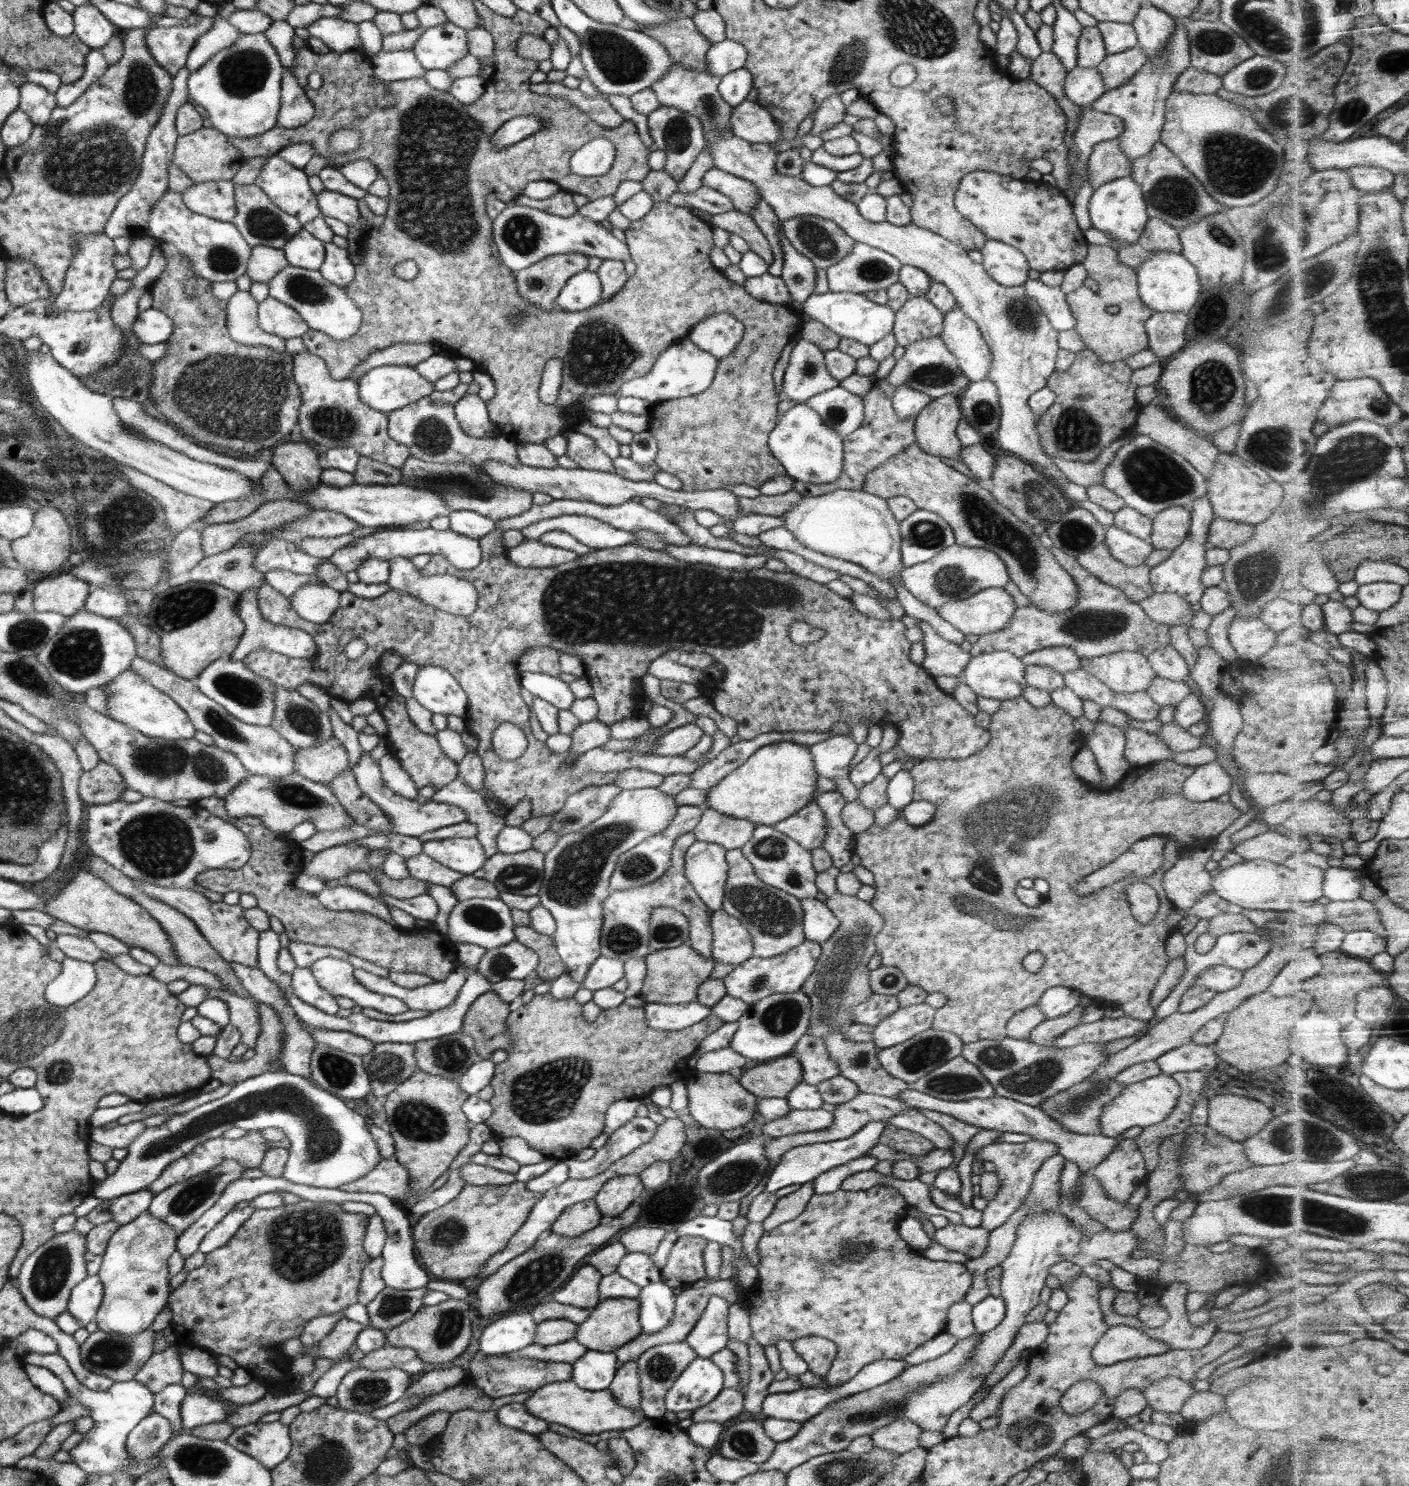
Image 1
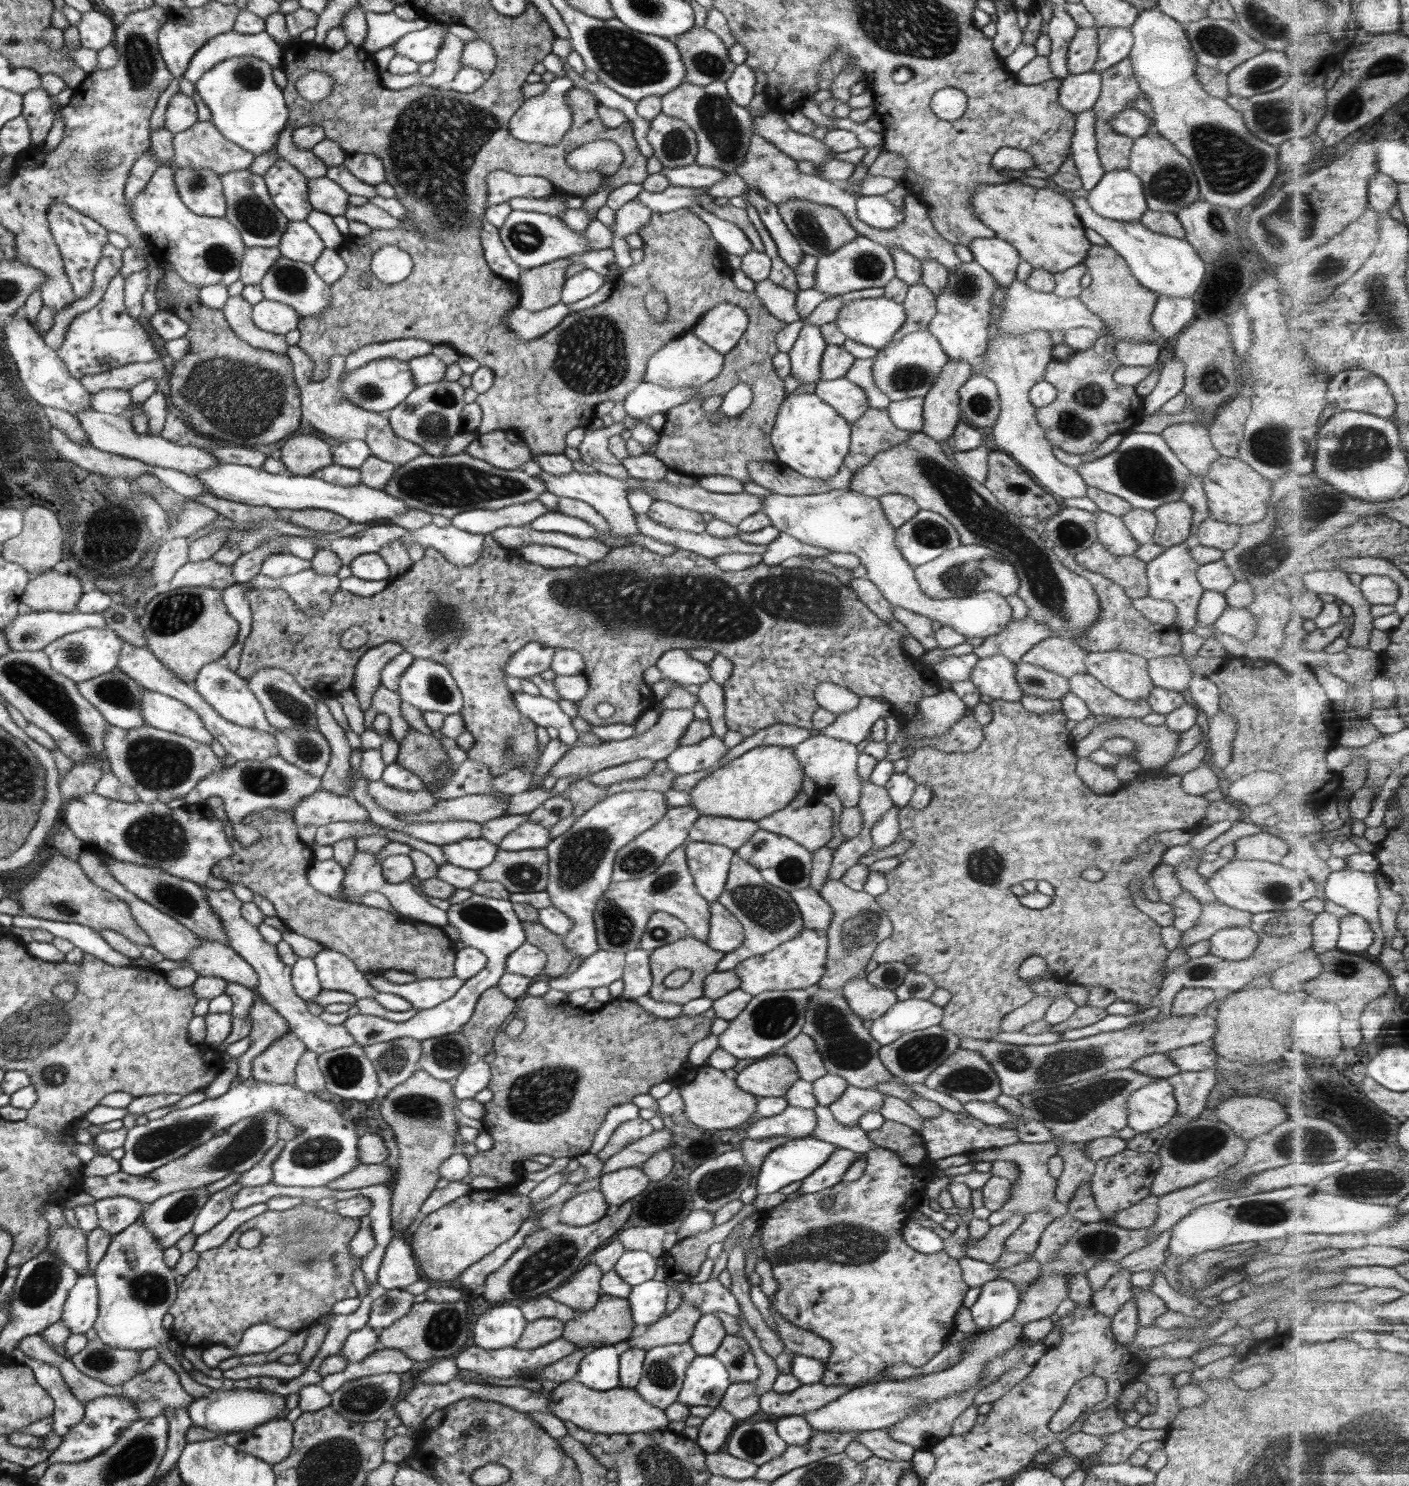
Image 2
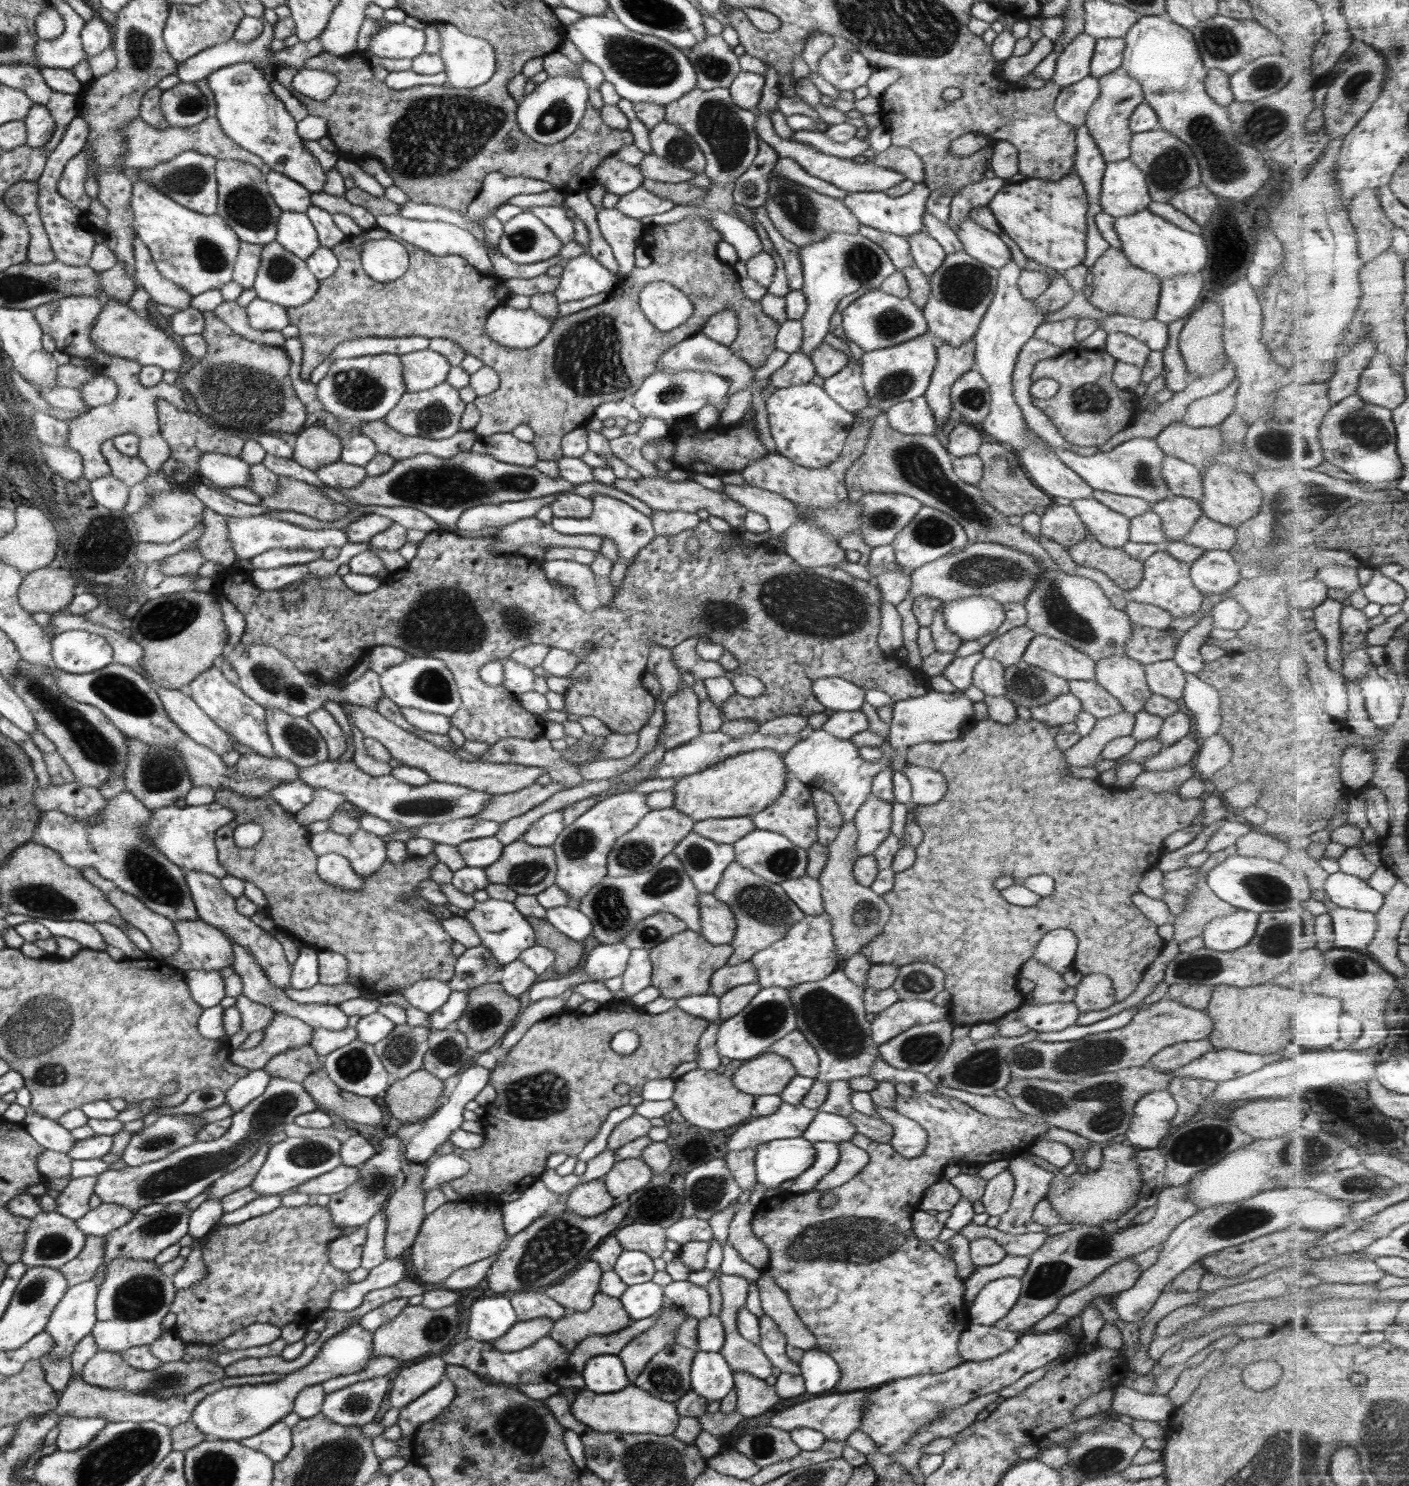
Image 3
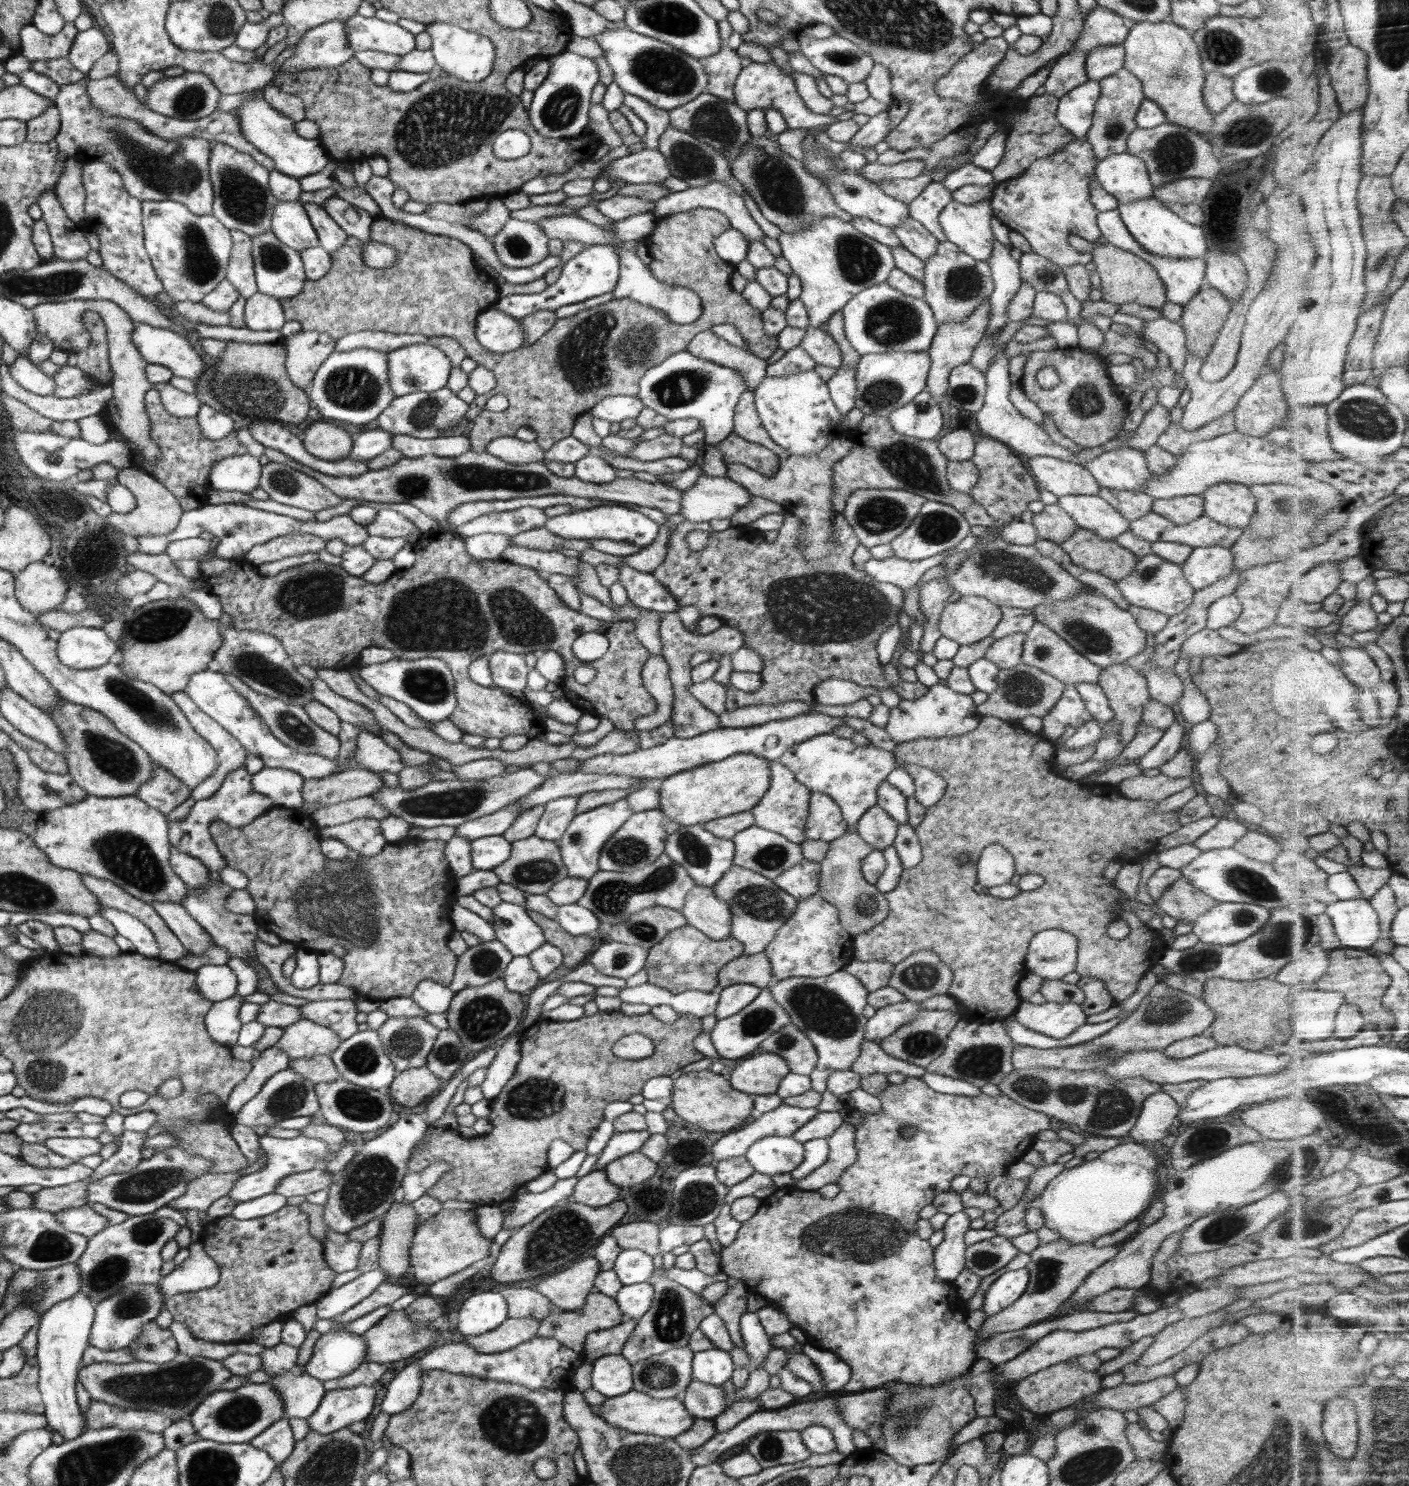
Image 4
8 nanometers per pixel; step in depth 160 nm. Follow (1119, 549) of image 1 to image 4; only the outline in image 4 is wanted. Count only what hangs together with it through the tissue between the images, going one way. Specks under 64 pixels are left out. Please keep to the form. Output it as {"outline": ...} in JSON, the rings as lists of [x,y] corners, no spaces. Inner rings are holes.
{"outline":[[[1067,494],[1058,496],[1057,504],[1075,520],[1077,526],[1094,531],[1100,538],[1110,538],[1114,541],[1117,536],[1124,534],[1129,529],[1131,523],[1098,495]]]}

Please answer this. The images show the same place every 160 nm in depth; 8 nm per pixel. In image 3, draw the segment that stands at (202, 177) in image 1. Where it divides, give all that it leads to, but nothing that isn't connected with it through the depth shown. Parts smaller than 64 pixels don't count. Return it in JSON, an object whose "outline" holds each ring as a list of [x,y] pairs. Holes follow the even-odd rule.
{"outline":[[[139,116],[131,122],[127,122],[121,133],[125,136],[126,152],[121,156],[121,164],[130,168],[150,168],[157,162],[173,160],[175,156],[186,152],[187,150],[195,150],[200,154],[207,154],[214,158],[233,158],[241,160],[248,164],[253,164],[262,171],[262,174],[268,174],[271,168],[256,154],[252,154],[244,150],[237,142],[231,140],[229,136],[222,130],[219,120],[216,117],[207,116],[202,122],[194,126],[170,126],[164,130],[154,128],[151,124],[144,122]]]}

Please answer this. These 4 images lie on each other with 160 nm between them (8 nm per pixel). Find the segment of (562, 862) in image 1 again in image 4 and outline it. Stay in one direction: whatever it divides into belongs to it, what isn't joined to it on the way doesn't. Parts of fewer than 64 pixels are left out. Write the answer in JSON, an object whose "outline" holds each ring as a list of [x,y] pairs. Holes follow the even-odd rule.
{"outline":[[[624,797],[616,802],[574,815],[562,838],[557,841],[563,863],[567,866],[567,876],[589,881],[599,871],[598,857],[602,847],[606,846],[606,842],[632,816],[632,813],[627,797]]]}

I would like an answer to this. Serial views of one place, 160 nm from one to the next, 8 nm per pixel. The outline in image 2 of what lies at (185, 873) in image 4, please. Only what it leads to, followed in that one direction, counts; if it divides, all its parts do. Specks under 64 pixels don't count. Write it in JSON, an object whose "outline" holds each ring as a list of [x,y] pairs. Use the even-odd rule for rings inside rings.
{"outline":[[[209,886],[201,887],[205,890],[210,906],[223,920],[223,927],[229,940],[229,946],[240,954],[256,971],[258,975],[257,993],[272,1008],[275,1008],[278,1014],[281,1014],[287,1020],[291,1033],[297,1036],[308,1050],[315,1052],[317,1055],[354,1044],[354,1037],[343,1024],[335,1025],[324,1022],[318,1015],[312,1014],[307,1009],[308,1002],[302,1000],[294,991],[291,982],[291,967],[279,959],[277,945],[263,940],[257,927],[250,924],[241,915],[241,904],[243,902],[238,900],[236,895],[228,888],[212,890]]]}

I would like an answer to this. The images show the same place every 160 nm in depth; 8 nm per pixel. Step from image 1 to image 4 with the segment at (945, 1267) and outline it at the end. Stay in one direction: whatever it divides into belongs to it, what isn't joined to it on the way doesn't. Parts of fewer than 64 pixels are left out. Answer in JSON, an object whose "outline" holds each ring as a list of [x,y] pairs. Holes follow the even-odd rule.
{"outline":[[[908,1076],[902,1084],[892,1084],[890,1082],[882,1092],[877,1094],[875,1099],[881,1111],[861,1112],[863,1121],[855,1127],[855,1145],[858,1149],[858,1158],[836,1181],[836,1184],[840,1187],[840,1193],[834,1198],[824,1198],[818,1192],[799,1190],[796,1186],[787,1189],[778,1188],[771,1196],[761,1200],[761,1206],[758,1207],[756,1214],[741,1224],[734,1242],[730,1246],[722,1248],[721,1254],[721,1270],[727,1274],[728,1278],[742,1281],[749,1288],[750,1293],[760,1294],[768,1302],[768,1305],[782,1311],[782,1314],[790,1320],[790,1323],[798,1326],[804,1332],[808,1343],[832,1351],[832,1354],[846,1361],[846,1364],[851,1368],[851,1377],[843,1386],[843,1389],[846,1392],[854,1393],[881,1387],[891,1381],[932,1386],[934,1384],[938,1385],[939,1382],[943,1382],[947,1378],[953,1378],[953,1376],[959,1376],[959,1374],[968,1374],[970,1367],[977,1359],[974,1353],[977,1332],[971,1330],[966,1324],[966,1318],[970,1313],[970,1310],[966,1307],[966,1301],[960,1298],[959,1294],[954,1290],[953,1284],[944,1282],[935,1273],[934,1250],[930,1247],[929,1242],[916,1235],[916,1222],[919,1220],[920,1210],[924,1206],[931,1204],[938,1194],[950,1190],[951,1178],[960,1175],[969,1176],[971,1179],[989,1176],[988,1183],[986,1183],[988,1184],[986,1194],[995,1198],[1000,1206],[1004,1208],[1004,1211],[1012,1210],[1022,1200],[1030,1180],[1029,1177],[1022,1179],[1010,1178],[1007,1175],[1007,1168],[1022,1159],[1033,1145],[1033,1141],[1036,1140],[1035,1136],[1039,1132],[1056,1127],[1055,1122],[1046,1114],[1026,1108],[1015,1100],[1008,1098],[1005,1094],[998,1096],[988,1096],[983,1092],[978,1096],[942,1094],[932,1090],[922,1079],[912,1076]],[[912,1122],[914,1122],[914,1126],[918,1130],[912,1136],[905,1136],[900,1126],[904,1124],[908,1127],[912,1125]]]}

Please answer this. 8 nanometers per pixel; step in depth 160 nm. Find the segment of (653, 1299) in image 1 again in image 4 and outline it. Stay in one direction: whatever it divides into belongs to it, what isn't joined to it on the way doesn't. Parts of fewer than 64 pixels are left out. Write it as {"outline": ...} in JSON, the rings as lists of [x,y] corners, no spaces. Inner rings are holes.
{"outline":[[[648,1283],[622,1285],[615,1295],[614,1300],[618,1303],[625,1319],[640,1320],[644,1313],[649,1310],[653,1303],[654,1289]]]}

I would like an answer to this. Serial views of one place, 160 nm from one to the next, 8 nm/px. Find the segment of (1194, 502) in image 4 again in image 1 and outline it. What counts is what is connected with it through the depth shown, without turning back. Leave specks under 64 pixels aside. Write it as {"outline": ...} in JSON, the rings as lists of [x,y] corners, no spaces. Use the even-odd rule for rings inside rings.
{"outline":[[[1170,506],[1156,515],[1148,541],[1153,548],[1174,550],[1187,537],[1190,525],[1191,511]]]}

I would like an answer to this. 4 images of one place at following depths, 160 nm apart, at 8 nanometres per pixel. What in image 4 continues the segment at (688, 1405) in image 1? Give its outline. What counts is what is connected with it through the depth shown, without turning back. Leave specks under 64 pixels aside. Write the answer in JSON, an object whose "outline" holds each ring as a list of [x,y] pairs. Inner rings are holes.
{"outline":[[[710,1349],[701,1350],[693,1354],[693,1371],[692,1376],[700,1382],[706,1384],[714,1384],[716,1386],[723,1386],[727,1380],[731,1380],[735,1364],[733,1363],[731,1354],[723,1350]]]}

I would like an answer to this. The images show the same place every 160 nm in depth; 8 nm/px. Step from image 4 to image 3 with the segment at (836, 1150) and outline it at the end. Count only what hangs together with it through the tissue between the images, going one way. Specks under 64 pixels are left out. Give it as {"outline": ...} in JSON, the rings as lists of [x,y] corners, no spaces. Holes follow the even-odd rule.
{"outline":[[[843,1140],[837,1145],[840,1149],[838,1164],[816,1184],[816,1191],[829,1192],[833,1188],[842,1187],[868,1164],[869,1154],[851,1140]]]}

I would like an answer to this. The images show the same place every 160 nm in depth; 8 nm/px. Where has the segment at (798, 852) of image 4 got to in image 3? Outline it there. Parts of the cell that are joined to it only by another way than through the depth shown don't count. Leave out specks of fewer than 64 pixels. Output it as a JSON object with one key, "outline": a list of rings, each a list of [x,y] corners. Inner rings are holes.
{"outline":[[[755,828],[732,846],[738,864],[770,882],[780,884],[782,881],[796,880],[806,874],[807,851],[795,846],[782,834]]]}

